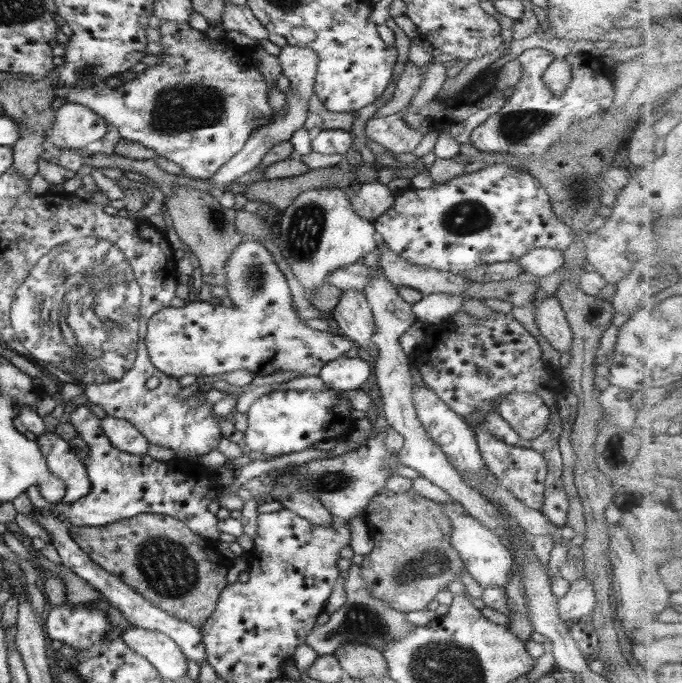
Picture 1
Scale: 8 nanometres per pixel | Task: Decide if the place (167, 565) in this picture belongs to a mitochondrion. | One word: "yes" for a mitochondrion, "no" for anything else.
yes

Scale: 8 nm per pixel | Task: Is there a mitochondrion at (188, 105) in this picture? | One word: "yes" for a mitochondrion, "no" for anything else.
yes

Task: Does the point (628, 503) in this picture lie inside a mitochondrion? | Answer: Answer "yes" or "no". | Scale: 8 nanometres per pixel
no

